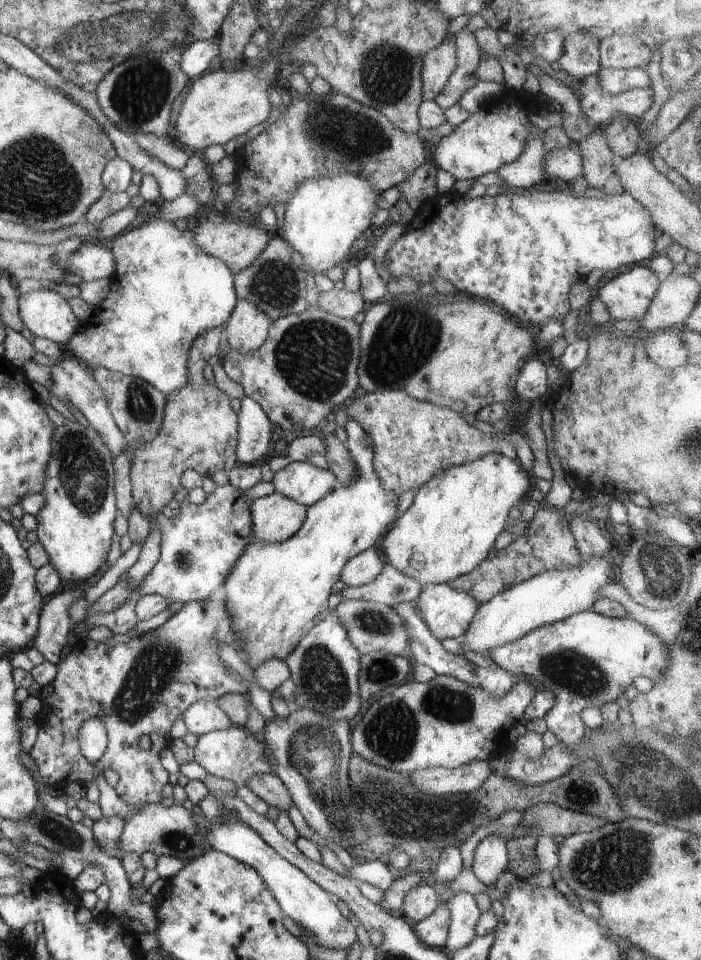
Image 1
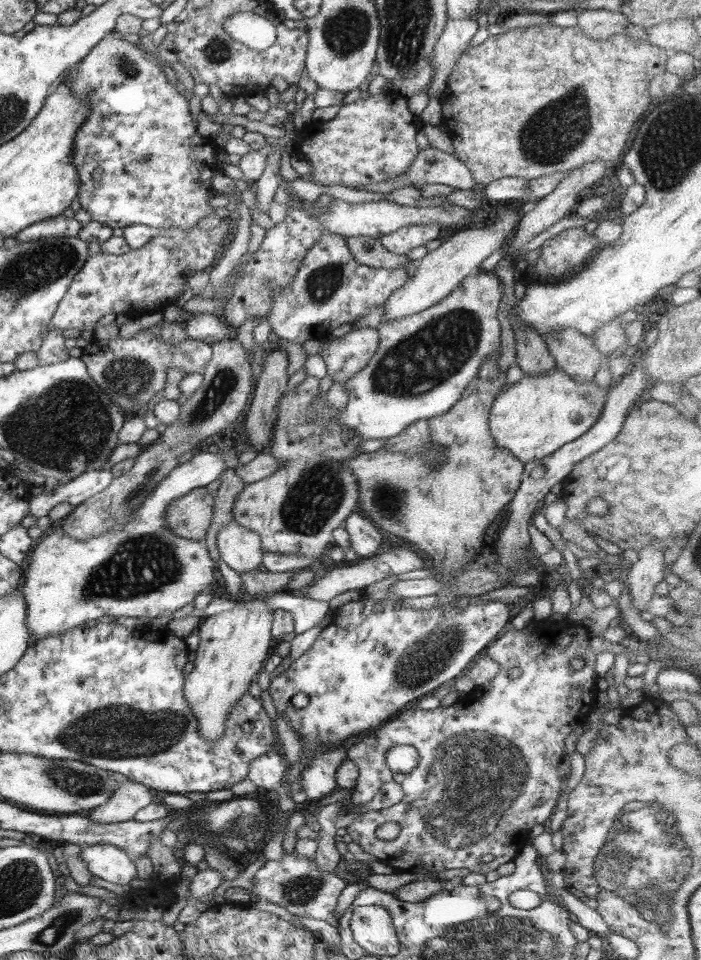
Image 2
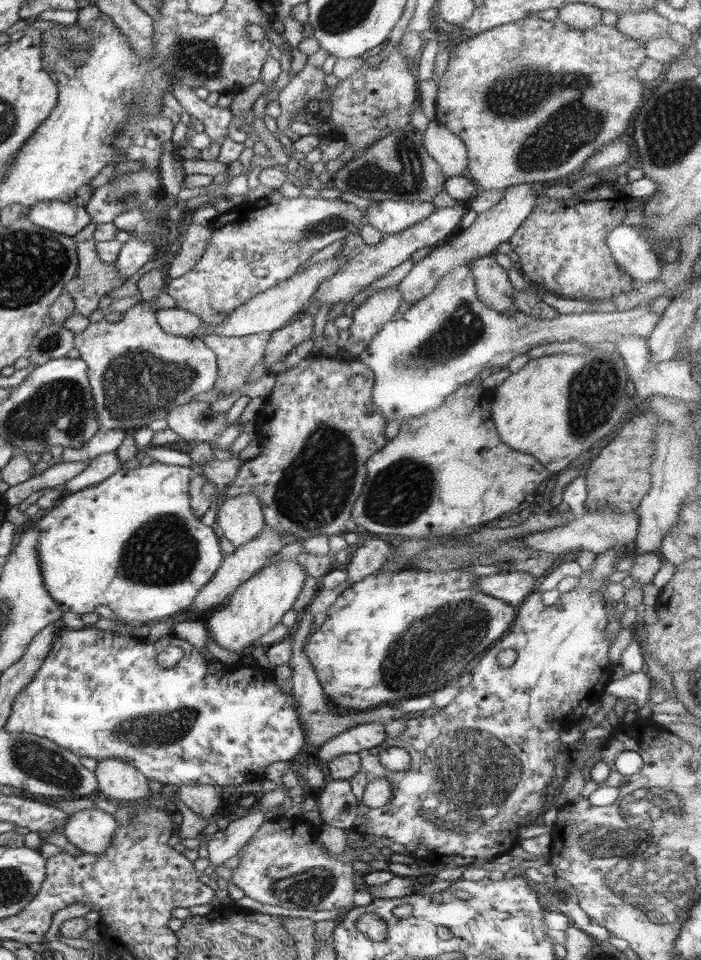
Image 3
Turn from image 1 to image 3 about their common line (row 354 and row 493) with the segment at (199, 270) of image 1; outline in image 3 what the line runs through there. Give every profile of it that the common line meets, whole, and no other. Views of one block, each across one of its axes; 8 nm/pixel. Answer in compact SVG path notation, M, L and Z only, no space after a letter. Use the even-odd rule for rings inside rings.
M156 460L148 466L140 465L140 467L133 469L120 468L100 484L72 494L64 493L62 502L58 503L50 511L40 515L40 518L36 521L36 526L40 529L38 548L36 548L38 561L40 561L40 571L42 571L45 590L53 598L53 602L57 604L60 612L64 612L64 614L66 612L90 613L94 612L94 608L98 604L102 604L102 606L111 608L118 615L117 620L120 620L123 625L143 625L169 618L169 616L187 610L189 606L192 606L202 587L212 581L212 578L216 575L225 556L225 553L220 549L220 540L213 528L205 526L201 522L201 518L196 518L194 511L192 511L189 484L194 474L192 467L168 465Z

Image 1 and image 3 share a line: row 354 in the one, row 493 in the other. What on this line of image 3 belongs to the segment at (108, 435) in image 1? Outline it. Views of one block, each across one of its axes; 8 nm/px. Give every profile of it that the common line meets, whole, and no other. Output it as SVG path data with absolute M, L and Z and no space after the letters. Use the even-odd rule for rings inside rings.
M115 452L101 454L91 459L88 468L85 468L78 476L65 482L66 490L64 493L72 494L88 487L100 484L109 476L112 476L121 468L121 462Z

